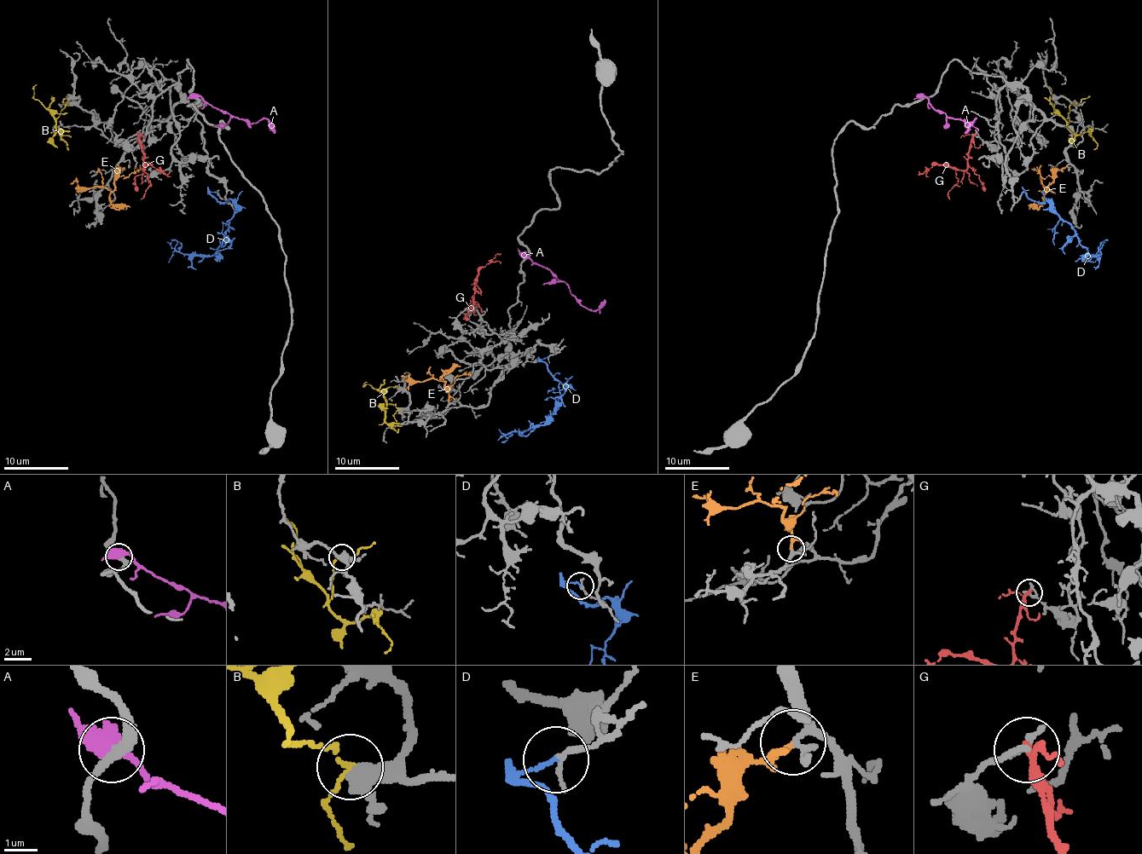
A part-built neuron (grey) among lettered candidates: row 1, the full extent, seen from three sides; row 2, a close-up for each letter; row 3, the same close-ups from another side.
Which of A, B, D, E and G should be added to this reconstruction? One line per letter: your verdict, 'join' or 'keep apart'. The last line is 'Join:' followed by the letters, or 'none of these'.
A: keep apart
B: keep apart
D: keep apart
E: join
G: keep apart
Join: E

